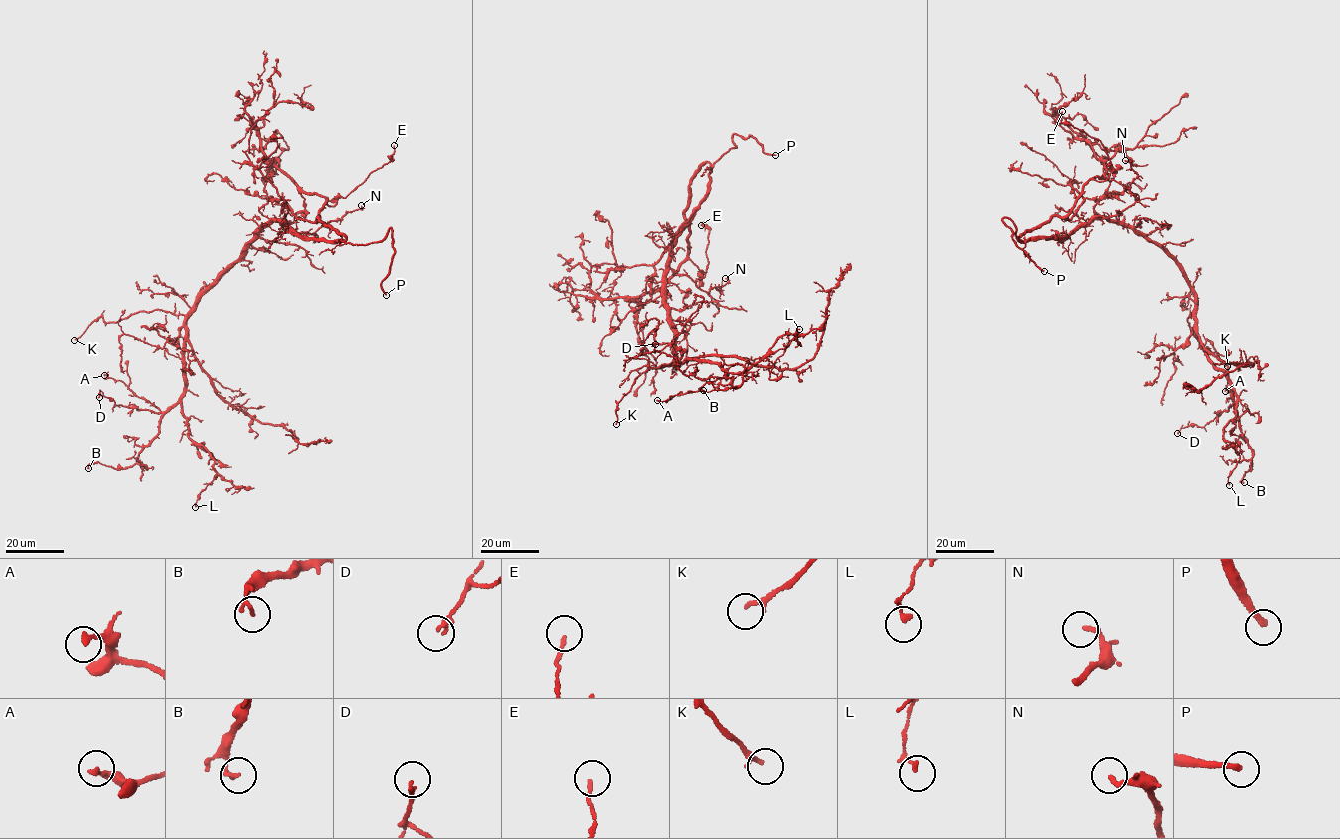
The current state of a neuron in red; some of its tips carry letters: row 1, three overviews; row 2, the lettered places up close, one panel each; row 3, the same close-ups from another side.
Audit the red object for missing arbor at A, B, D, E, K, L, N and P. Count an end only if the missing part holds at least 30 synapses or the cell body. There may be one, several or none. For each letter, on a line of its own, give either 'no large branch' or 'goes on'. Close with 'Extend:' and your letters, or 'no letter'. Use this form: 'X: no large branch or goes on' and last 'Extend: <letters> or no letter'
A: no large branch
B: no large branch
D: no large branch
E: no large branch
K: no large branch
L: no large branch
N: no large branch
P: goes on
Extend: P

